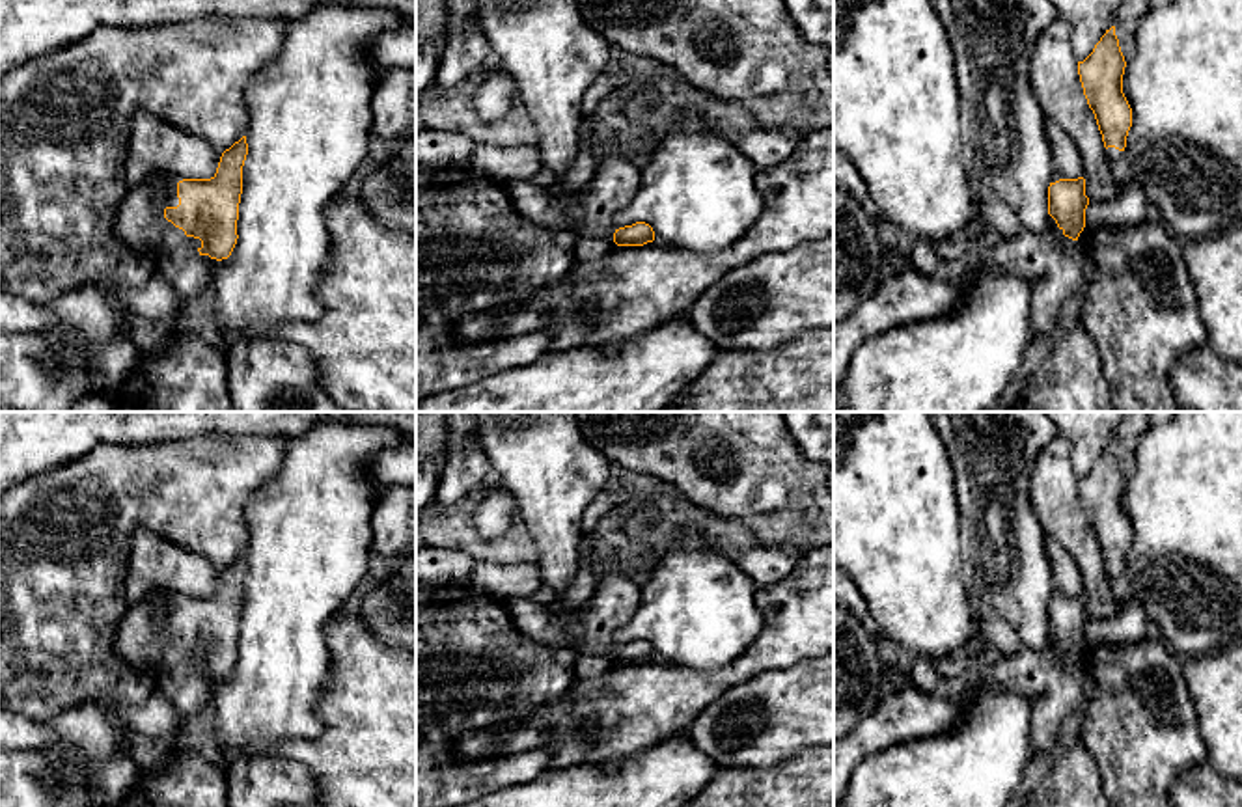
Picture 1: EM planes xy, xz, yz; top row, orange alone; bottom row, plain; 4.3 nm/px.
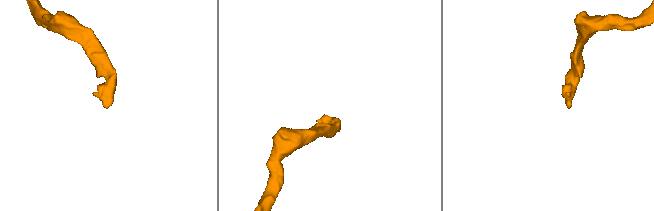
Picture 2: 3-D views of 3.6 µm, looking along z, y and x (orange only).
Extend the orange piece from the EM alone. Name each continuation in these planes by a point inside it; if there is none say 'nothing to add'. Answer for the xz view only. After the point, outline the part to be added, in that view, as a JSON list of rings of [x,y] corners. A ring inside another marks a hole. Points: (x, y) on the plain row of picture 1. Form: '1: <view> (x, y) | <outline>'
nothing to add

